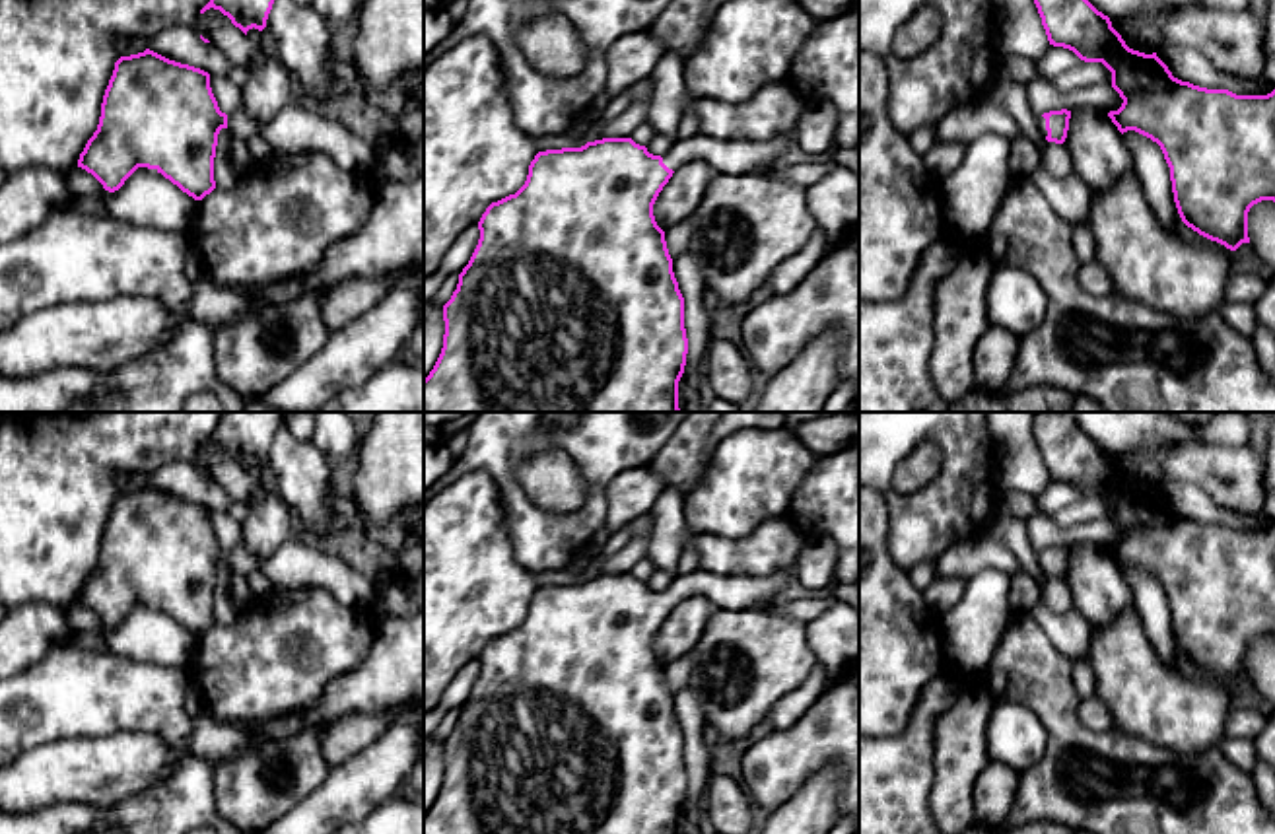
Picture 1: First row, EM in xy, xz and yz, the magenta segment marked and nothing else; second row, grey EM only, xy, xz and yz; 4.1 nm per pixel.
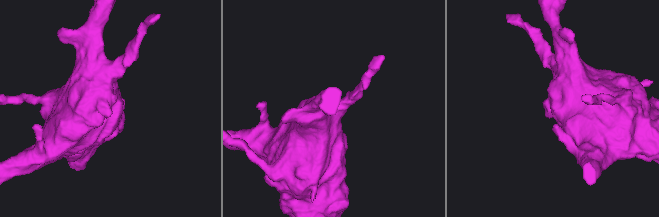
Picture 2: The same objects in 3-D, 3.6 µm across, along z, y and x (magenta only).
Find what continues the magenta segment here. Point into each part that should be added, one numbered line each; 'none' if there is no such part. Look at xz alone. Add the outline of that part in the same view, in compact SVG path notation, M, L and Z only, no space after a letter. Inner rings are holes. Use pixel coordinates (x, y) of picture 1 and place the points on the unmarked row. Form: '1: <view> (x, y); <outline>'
1: xz (729, 591); M797 564L770 575L717 575L698 568L690 573L678 573L663 591L663 599L676 607L690 595L706 593L723 610L744 610L775 599L795 575Z

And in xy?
1: xy (296, 564); M293 537L270 560L260 560L237 544L227 550L227 566L233 573L264 570L274 589L321 587L342 605L358 610L369 610L373 603L373 579L344 558L321 552Z

